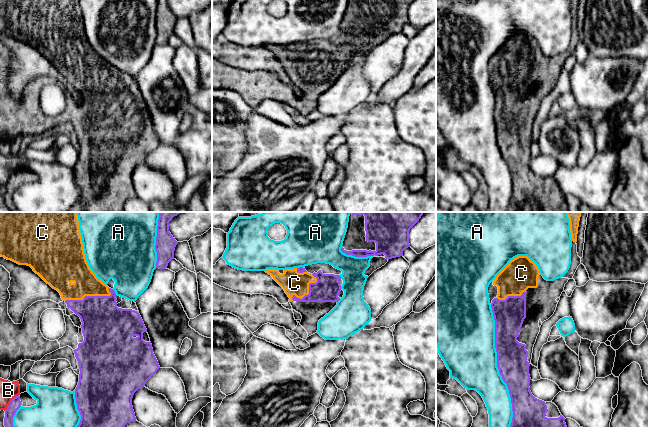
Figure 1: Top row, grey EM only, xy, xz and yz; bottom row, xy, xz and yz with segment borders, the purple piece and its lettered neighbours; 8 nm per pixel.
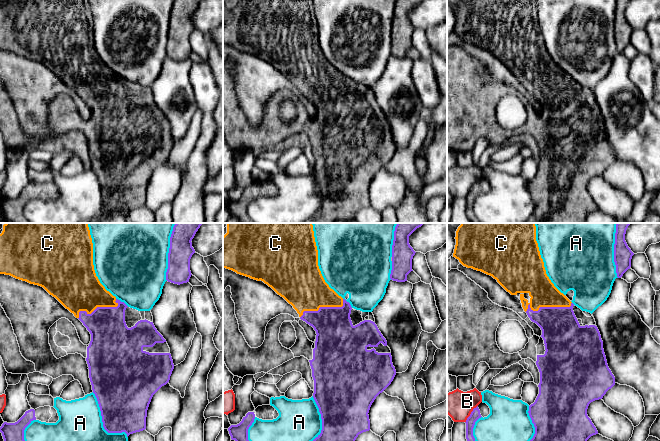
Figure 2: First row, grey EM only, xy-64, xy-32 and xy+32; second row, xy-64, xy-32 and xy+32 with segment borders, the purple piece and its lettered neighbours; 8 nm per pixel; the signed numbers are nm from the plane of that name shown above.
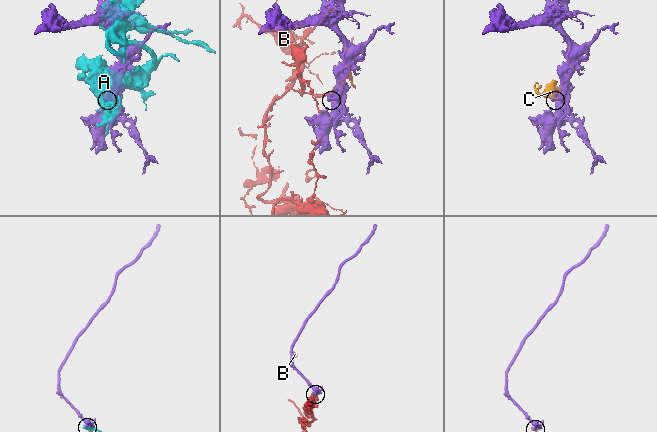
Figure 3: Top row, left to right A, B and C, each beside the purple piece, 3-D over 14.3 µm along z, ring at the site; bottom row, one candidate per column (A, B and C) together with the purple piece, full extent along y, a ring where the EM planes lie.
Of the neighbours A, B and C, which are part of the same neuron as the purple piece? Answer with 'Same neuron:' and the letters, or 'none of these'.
Same neuron: C

